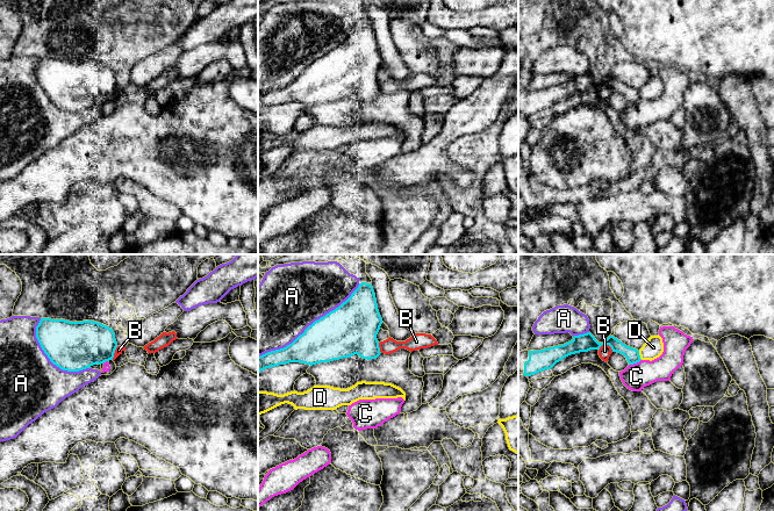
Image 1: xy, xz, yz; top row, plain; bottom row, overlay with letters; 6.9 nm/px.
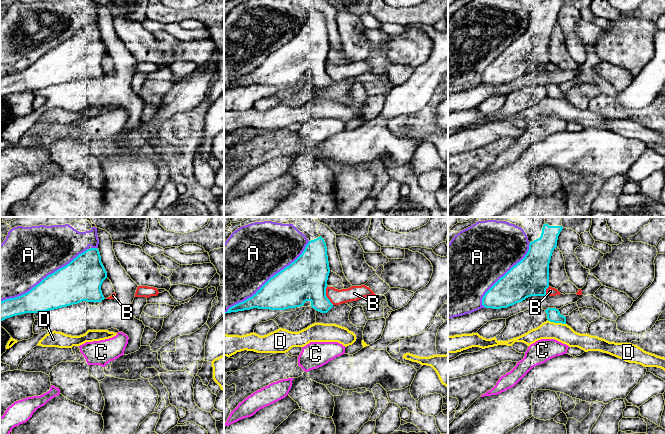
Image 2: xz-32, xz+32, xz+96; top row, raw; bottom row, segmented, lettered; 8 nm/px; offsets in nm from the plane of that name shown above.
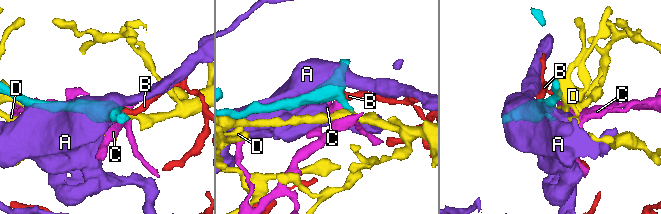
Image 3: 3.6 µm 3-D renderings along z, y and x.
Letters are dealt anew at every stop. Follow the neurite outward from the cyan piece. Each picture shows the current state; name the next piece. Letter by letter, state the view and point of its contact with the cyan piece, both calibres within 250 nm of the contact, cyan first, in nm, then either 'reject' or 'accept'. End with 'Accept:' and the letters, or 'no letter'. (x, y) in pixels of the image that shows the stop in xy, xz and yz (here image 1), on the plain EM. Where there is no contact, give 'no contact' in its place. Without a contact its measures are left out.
A: xz (309, 65) | 340/460 nm | reject
B: yz (607, 84) | 130/90 nm | reject
C: yz (635, 102) | 100/180 nm | reject
D: yz (639, 95) | 100/140 nm | reject
Accept: no letter

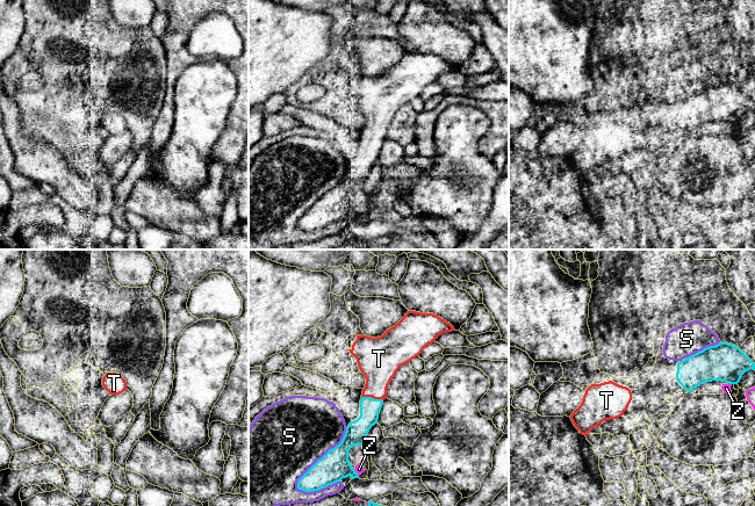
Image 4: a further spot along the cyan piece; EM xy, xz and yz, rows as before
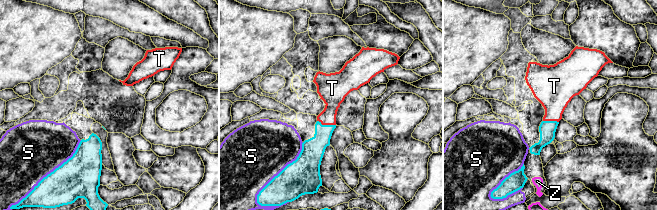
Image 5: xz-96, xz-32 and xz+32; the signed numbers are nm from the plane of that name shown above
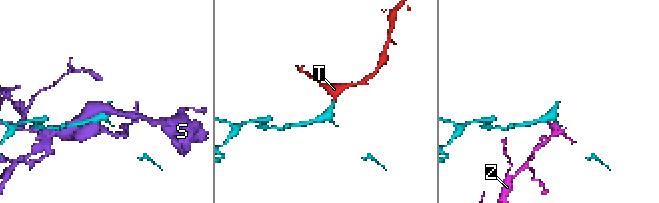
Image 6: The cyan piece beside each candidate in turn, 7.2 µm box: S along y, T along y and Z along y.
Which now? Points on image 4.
S: xz (322, 197) | 200/480 nm | reject
T: xz (371, 137) | 140/280 nm | accept
Z: yz (730, 123) | 260/60 nm | reject
Accept: T

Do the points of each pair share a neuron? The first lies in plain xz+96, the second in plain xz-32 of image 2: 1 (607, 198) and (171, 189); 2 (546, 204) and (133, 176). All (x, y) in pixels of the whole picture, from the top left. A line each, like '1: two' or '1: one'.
1: one
2: two

